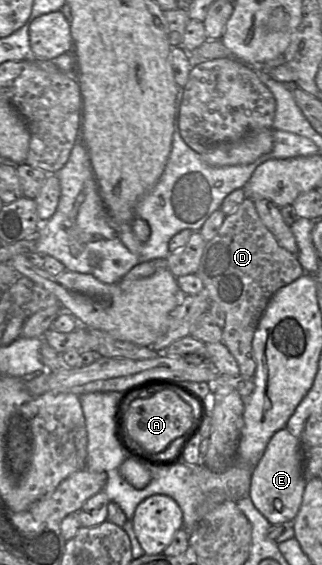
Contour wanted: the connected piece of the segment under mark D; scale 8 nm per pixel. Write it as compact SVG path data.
M249 197L225 217L215 237L206 243L196 274L212 303L217 303L225 312L221 342L235 358L240 375L254 377L253 339L272 296L305 273L297 256L282 247L265 226L255 201Z

